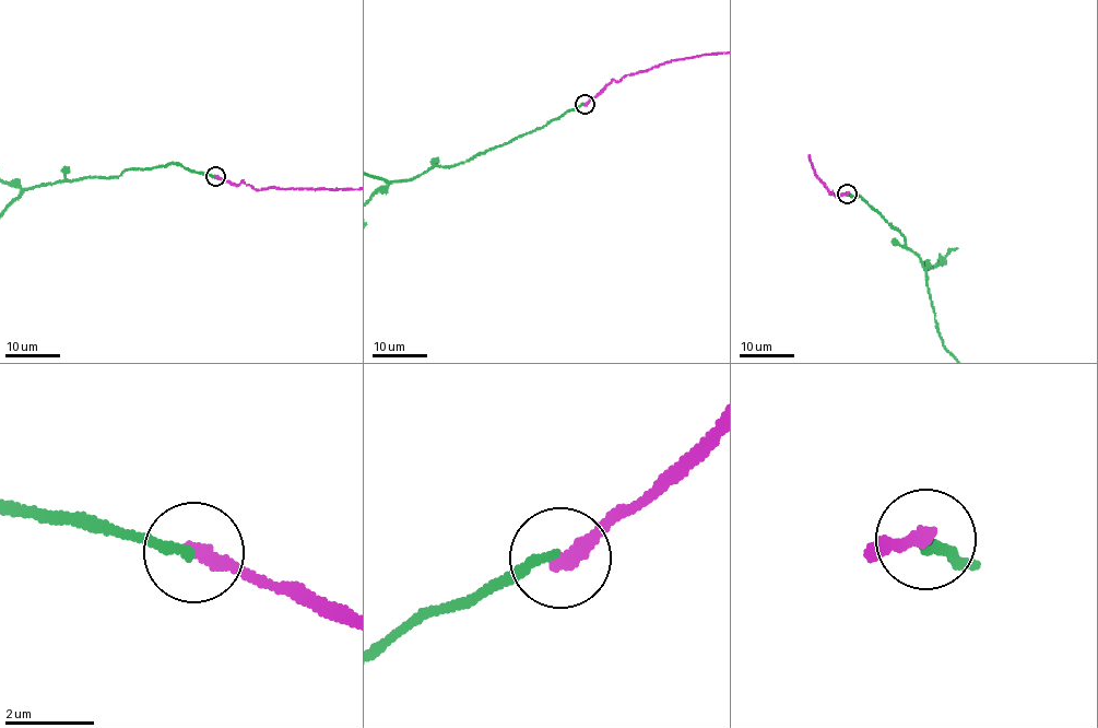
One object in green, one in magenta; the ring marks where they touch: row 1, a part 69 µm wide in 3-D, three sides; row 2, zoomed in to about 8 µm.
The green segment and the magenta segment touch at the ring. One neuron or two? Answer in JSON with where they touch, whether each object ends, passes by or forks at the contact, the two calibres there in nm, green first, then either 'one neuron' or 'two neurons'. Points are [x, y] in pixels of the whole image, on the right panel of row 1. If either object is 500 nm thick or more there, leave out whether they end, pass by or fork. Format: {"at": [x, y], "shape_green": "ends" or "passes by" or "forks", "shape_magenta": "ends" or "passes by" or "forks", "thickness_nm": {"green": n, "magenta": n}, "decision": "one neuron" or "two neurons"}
{"at": [847, 194], "shape_green": "ends", "shape_magenta": "ends", "thickness_nm": {"green": 200, "magenta": 340}, "decision": "two neurons"}

